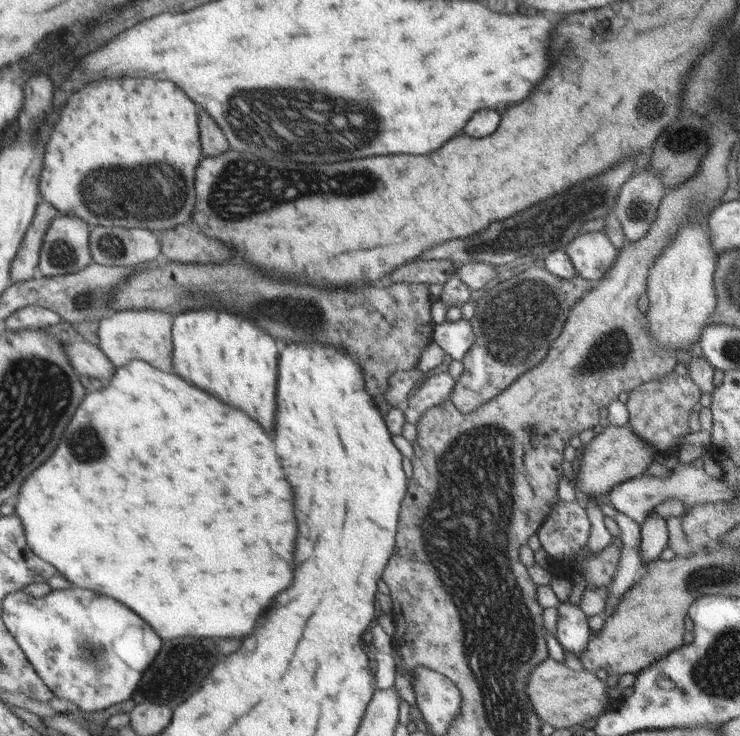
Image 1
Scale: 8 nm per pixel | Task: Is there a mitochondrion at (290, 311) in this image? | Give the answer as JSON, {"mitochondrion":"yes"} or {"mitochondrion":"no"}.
{"mitochondrion":"yes"}

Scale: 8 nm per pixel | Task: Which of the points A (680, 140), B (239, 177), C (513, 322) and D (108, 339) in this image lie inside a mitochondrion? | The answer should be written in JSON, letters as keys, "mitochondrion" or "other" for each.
{"A":"mitochondrion","B":"mitochondrion","C":"mitochondrion","D":"other"}

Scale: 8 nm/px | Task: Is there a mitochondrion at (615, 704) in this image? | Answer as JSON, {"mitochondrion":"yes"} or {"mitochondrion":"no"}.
{"mitochondrion":"no"}

